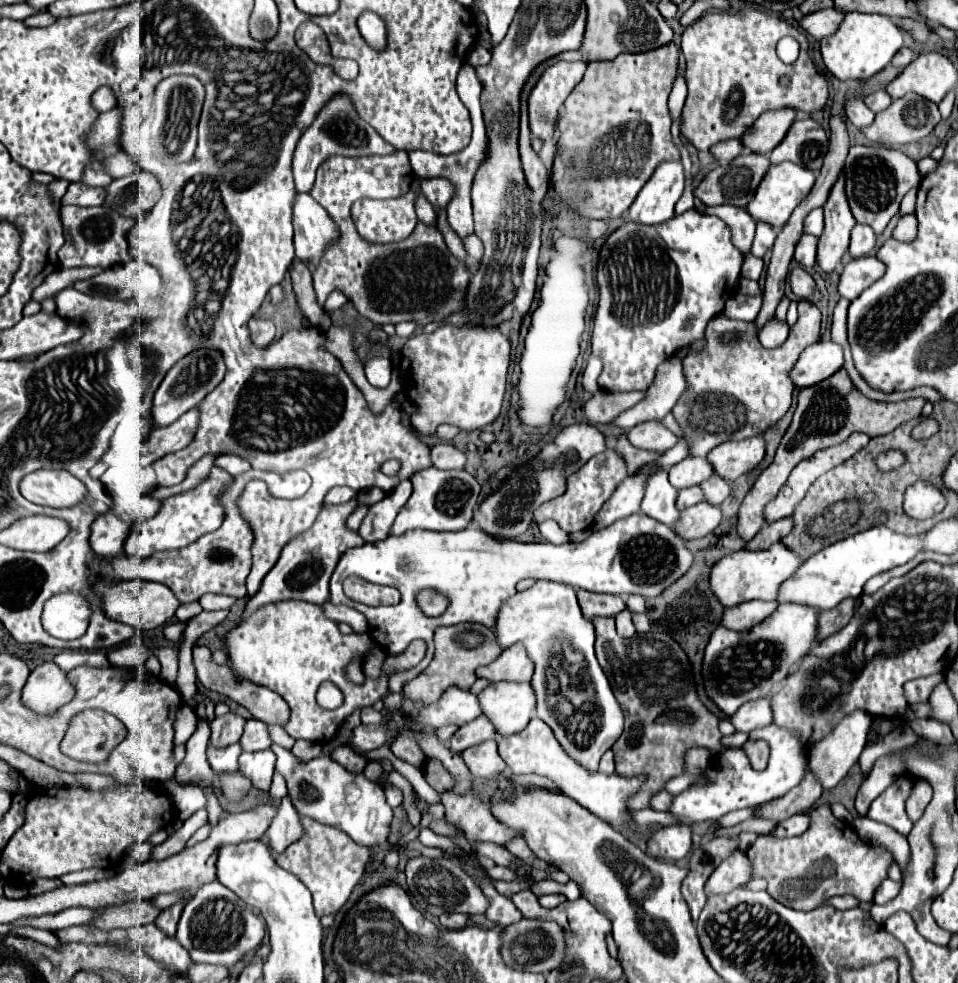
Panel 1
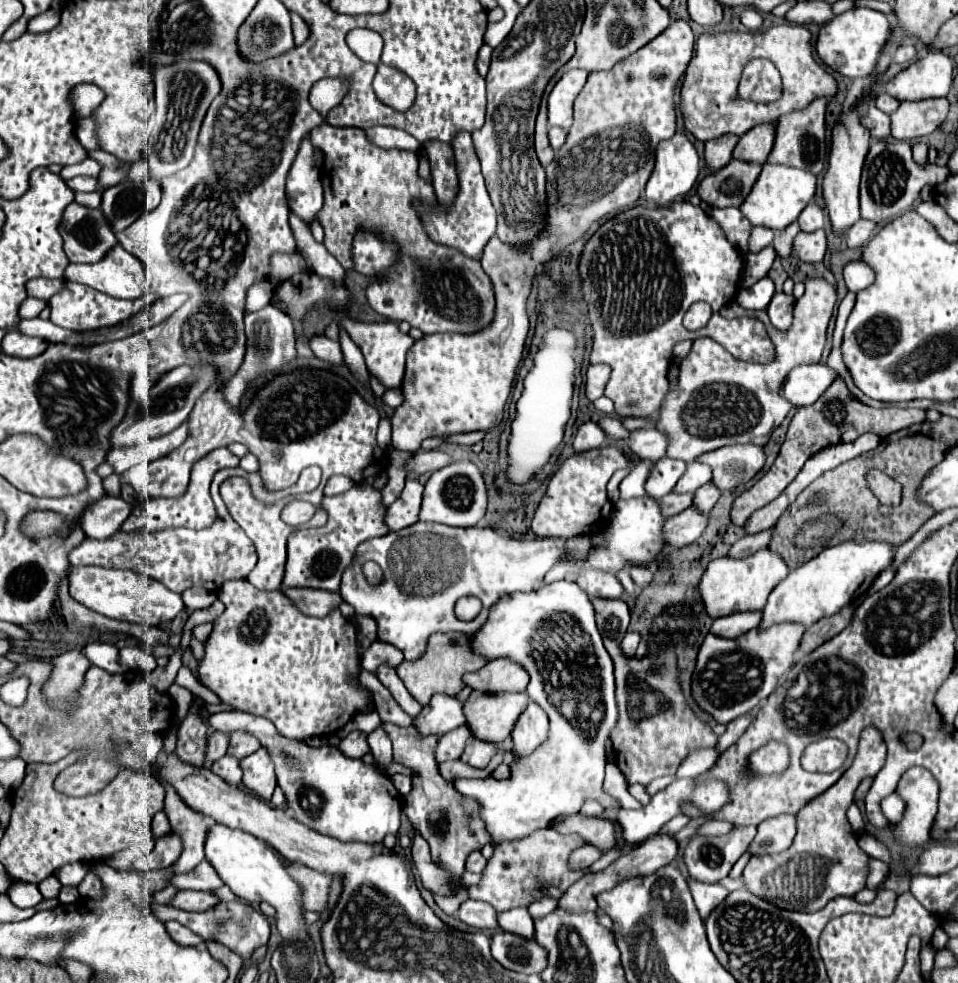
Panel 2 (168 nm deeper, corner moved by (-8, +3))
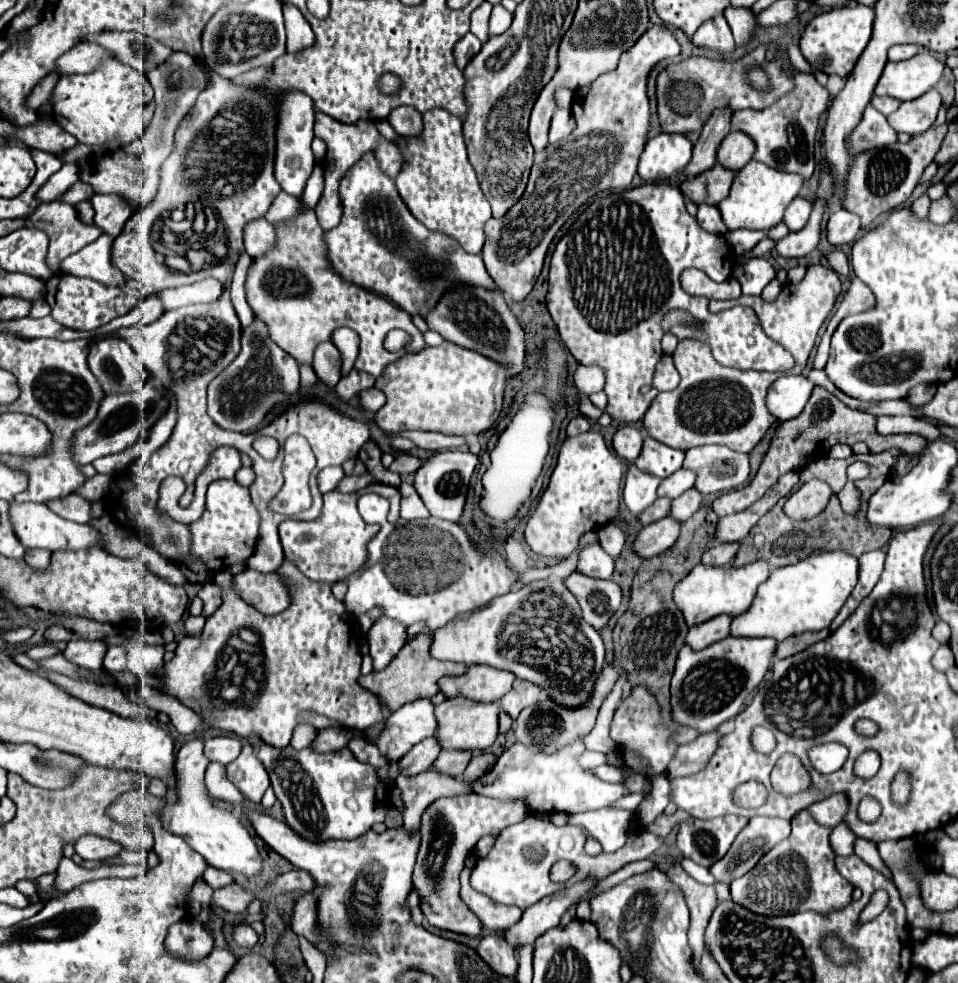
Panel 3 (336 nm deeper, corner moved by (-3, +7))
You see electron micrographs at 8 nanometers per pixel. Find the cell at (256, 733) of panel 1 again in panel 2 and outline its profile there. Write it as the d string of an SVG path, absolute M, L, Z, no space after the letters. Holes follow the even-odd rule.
M236 731L230 735L230 745L228 745L226 755L236 757L236 759L244 759L246 755L252 755L258 747L260 747L260 743L256 737L252 737L250 733L238 733Z

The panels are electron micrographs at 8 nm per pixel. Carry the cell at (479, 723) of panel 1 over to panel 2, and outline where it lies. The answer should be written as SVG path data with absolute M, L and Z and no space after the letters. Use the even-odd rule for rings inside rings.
M466 725L442 735L438 739L438 745L434 749L434 757L438 763L444 763L444 761L452 761L452 759L458 759L464 751L464 745L468 743L468 739L472 739L472 733Z

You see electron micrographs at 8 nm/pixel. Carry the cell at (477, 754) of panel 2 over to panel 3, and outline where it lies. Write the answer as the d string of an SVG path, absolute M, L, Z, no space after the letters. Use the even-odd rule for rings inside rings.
M445 749L441 753L441 757L437 757L433 767L437 767L441 773L447 773L451 777L459 777L459 775L463 775L463 771L465 771L465 767L469 765L471 759L473 759L473 751Z

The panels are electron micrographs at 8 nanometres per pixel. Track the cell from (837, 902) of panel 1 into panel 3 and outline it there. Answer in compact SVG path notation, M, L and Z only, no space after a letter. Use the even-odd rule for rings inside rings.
M839 823L831 833L831 845L837 855L853 855L855 853L855 841L857 835L849 829L847 823Z

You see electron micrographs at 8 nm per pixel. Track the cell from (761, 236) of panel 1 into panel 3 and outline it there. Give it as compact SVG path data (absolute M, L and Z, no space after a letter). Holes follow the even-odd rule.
M737 229L737 231L729 231L725 235L725 239L729 241L729 245L733 247L733 251L737 255L747 253L749 249L753 249L763 237L765 237L763 231L753 231L753 229Z

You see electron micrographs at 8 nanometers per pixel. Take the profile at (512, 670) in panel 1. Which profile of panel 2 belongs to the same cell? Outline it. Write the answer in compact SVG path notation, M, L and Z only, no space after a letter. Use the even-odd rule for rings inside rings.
M508 659L488 661L480 671L466 673L466 677L462 679L470 689L476 689L482 693L524 691L530 681L528 673L520 665L514 665Z

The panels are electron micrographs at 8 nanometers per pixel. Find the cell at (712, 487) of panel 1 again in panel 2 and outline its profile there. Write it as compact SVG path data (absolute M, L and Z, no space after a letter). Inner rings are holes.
M710 483L702 485L698 491L694 491L692 507L698 509L700 513L708 513L714 507L714 503L718 501L718 497L720 497L720 491L714 485L710 485Z

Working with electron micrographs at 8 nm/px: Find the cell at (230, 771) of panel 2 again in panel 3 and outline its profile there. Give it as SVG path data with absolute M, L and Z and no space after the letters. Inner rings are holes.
M211 763L205 771L205 785L213 797L221 797L223 801L233 801L233 805L241 805L241 791L227 779L225 767L221 763Z

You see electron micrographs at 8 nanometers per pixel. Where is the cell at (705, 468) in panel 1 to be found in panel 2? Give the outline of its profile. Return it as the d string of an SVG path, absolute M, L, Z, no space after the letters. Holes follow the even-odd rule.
M692 461L692 463L688 463L686 473L676 483L674 493L694 493L698 487L706 485L710 479L712 479L712 469L704 463Z

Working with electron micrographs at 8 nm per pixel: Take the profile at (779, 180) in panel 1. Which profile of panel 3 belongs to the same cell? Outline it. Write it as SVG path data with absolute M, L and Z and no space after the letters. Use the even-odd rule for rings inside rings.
M749 161L741 171L737 171L735 181L731 185L731 193L725 201L721 201L721 217L725 225L733 229L761 229L769 231L773 225L783 221L785 209L799 195L803 187L803 177L797 173L785 173L771 169L765 163Z

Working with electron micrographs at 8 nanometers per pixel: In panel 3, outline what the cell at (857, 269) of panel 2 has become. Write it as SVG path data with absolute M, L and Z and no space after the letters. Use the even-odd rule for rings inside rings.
M835 249L827 255L829 263L831 263L831 269L837 271L839 275L845 275L849 277L849 263L847 263L847 255L841 251L841 249Z

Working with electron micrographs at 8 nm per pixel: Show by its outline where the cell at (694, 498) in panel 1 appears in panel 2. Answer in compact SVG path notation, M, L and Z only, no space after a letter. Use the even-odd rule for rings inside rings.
M668 493L666 497L662 497L660 501L660 509L662 509L662 515L664 517L672 517L672 515L678 515L682 513L684 509L688 509L692 505L692 493Z

